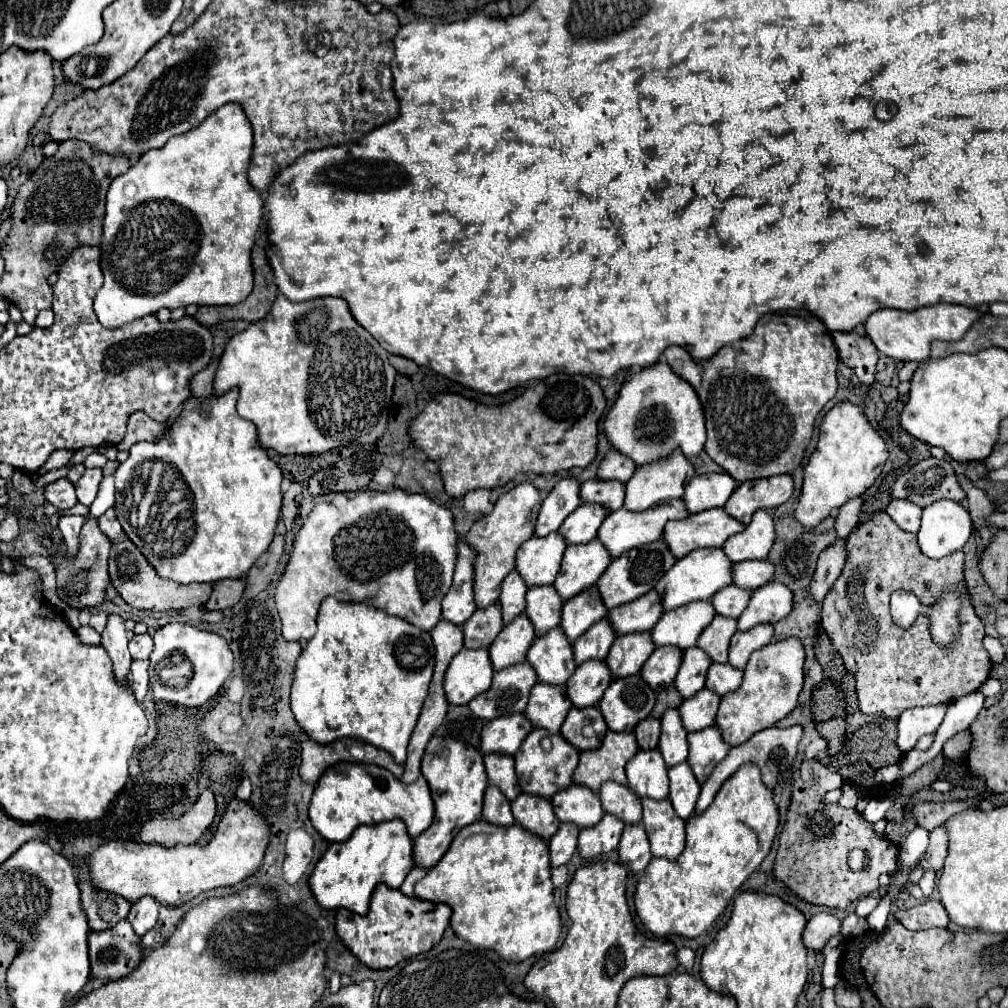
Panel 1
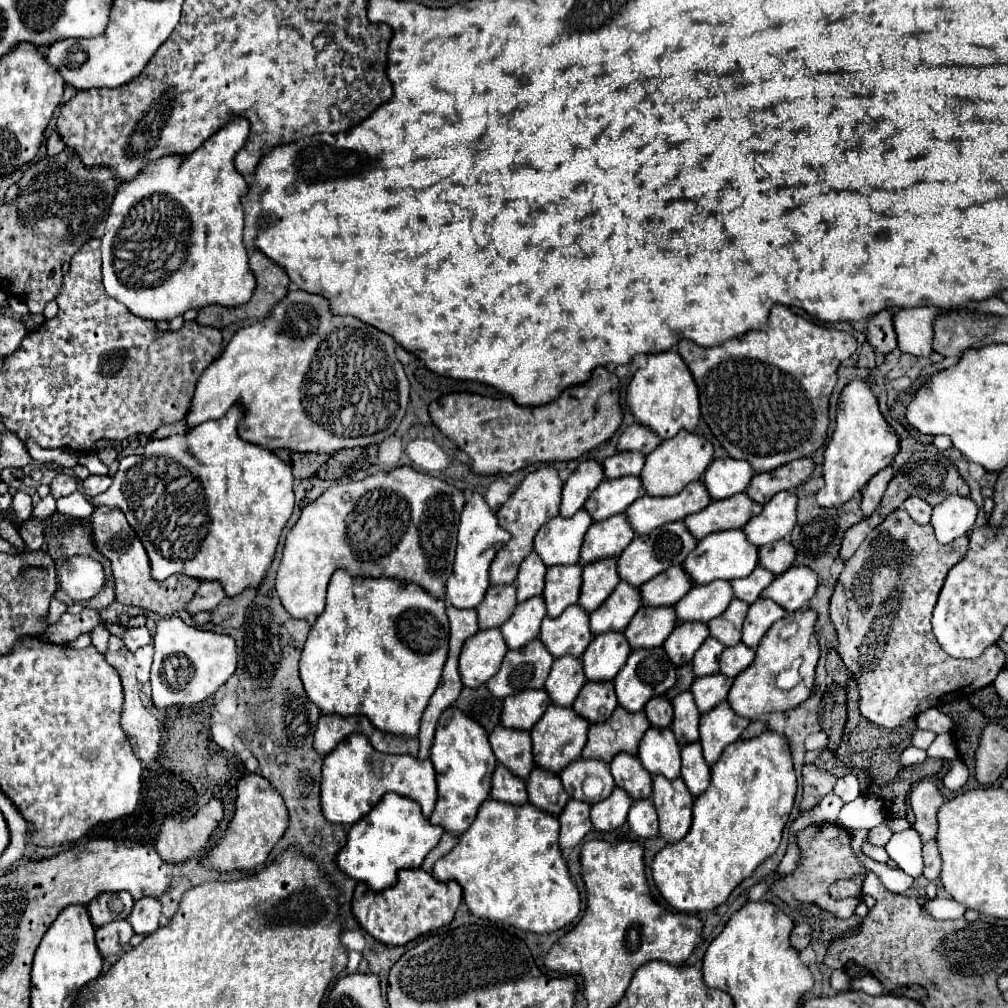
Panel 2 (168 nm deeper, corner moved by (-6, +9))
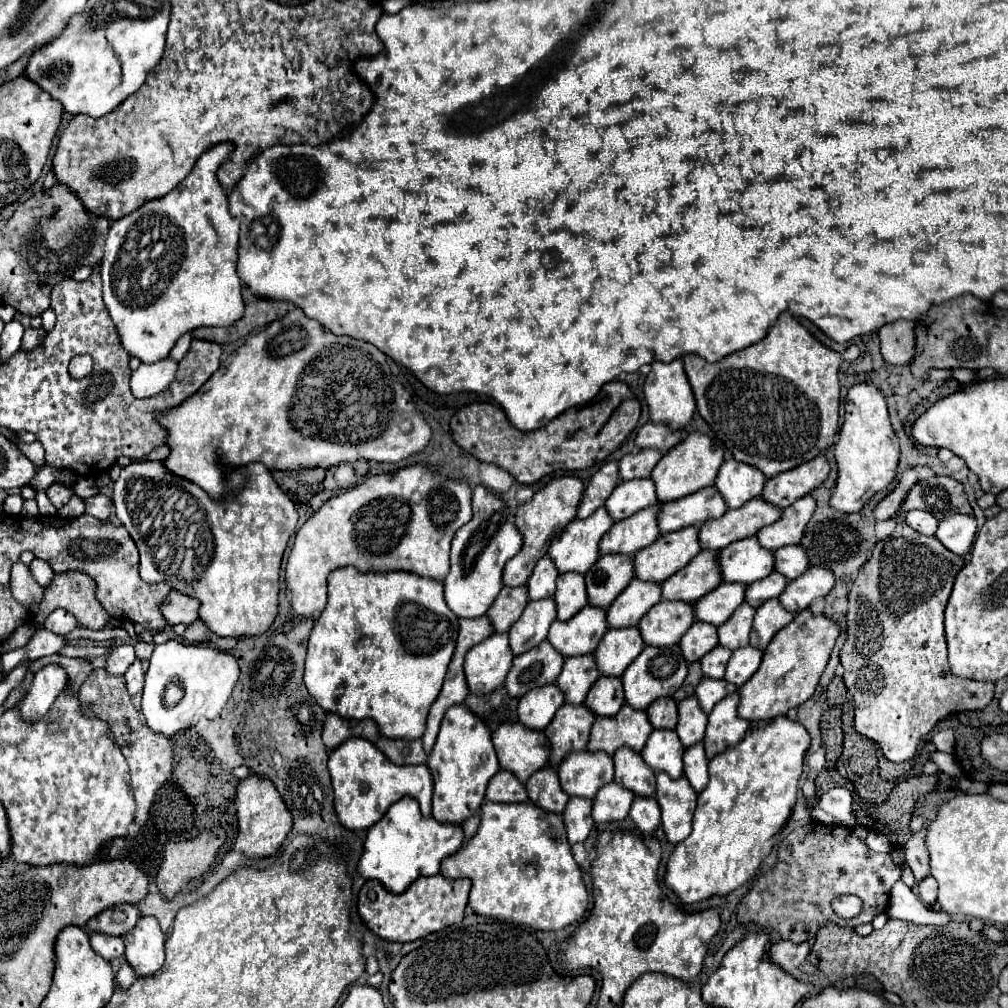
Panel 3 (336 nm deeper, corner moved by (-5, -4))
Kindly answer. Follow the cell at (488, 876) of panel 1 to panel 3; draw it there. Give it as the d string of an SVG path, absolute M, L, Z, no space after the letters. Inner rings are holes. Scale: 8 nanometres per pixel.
M482 803L482 821L478 833L454 855L442 861L440 873L444 877L468 877L472 881L470 903L474 913L496 917L512 923L532 925L542 931L556 931L582 919L588 907L588 889L582 879L582 871L574 861L570 843L566 839L564 821L558 813L548 813L534 803Z

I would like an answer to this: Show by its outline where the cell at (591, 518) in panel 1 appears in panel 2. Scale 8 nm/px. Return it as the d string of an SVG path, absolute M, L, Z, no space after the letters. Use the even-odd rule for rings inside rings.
M617 478L615 482L603 480L597 490L585 502L585 510L589 512L593 522L607 520L615 514L621 514L631 502L643 496L643 486L639 478Z

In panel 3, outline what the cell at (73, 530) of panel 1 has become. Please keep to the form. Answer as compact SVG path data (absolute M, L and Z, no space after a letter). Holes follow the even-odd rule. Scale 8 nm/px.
M134 461L128 467L122 467L122 473L114 483L112 501L116 517L128 529L140 551L140 575L144 581L164 581L174 591L196 597L200 601L200 619L216 635L256 637L266 633L278 617L280 565L288 541L296 529L298 511L262 463L250 463L242 469L228 471L228 487L230 495L226 497L226 501L214 501L198 485L168 473L162 467L162 461ZM238 485L244 485L244 489L234 495L232 489L236 489ZM174 491L184 491L188 495L184 511L176 511L174 505L168 501Z

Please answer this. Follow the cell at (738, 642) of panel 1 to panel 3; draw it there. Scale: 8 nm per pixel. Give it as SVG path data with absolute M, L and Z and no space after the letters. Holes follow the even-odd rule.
M770 599L756 609L754 627L750 633L750 645L764 649L772 637L794 619L794 613L786 611L778 599Z

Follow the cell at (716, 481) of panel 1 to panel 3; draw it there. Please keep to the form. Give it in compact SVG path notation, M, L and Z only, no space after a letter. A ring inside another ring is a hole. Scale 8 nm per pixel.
M728 459L718 473L716 487L722 493L726 505L730 509L742 507L746 501L762 495L766 477L762 471L748 463L740 463L736 459Z

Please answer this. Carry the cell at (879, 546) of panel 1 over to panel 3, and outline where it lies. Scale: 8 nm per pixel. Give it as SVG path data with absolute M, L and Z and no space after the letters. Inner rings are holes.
M900 525L890 537L886 537L886 539L876 543L872 557L862 567L862 571L858 571L858 577L852 583L852 589L850 589L850 595L848 595L848 639L846 639L844 647L842 647L842 651L840 651L840 663L846 669L844 671L846 689L848 689L848 693L854 699L854 729L860 735L876 741L882 747L886 759L890 759L894 763L902 763L902 761L912 759L916 755L916 749L918 749L922 737L926 733L930 733L932 727L938 721L946 719L952 713L982 711L992 701L994 683L972 683L972 681L966 681L966 679L954 679L954 675L950 673L950 665L948 665L948 651L946 651L946 637L944 637L944 607L948 603L948 597L950 597L950 591L952 591L952 583L954 583L954 579L956 579L956 575L958 575L958 571L962 567L964 567L964 557L954 555L952 551L948 551L936 537L926 537L926 535L914 531L908 525Z

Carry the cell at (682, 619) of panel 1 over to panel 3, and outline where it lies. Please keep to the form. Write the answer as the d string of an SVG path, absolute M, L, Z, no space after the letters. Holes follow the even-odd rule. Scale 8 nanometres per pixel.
M722 583L714 591L698 599L698 603L694 605L696 619L720 627L744 601L744 593L746 593L744 583Z

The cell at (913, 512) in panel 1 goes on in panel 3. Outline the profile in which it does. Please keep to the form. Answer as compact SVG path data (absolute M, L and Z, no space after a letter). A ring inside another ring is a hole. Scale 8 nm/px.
M920 509L908 511L906 513L906 523L922 535L934 535L936 527L938 527L938 521L934 519L934 515L928 513L928 511L920 511Z

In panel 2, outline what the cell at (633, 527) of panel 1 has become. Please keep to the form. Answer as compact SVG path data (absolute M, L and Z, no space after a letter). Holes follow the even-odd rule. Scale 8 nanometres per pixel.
M691 482L683 494L675 498L647 498L641 496L623 512L635 534L649 534L653 528L659 528L669 522L683 520L687 514L703 510L711 498L707 498L707 488L703 482Z

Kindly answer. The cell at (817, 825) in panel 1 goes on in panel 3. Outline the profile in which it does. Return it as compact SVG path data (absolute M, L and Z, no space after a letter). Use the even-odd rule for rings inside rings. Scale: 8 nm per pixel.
M842 895L833 900L832 908L839 917L852 919L862 911L862 901L857 896Z

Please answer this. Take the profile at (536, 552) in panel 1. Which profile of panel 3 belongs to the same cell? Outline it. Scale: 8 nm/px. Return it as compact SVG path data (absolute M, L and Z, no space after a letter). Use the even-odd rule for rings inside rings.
M600 507L588 519L574 519L566 525L562 535L552 541L548 555L554 559L560 573L586 573L600 557L598 543L602 535L614 525L606 507Z

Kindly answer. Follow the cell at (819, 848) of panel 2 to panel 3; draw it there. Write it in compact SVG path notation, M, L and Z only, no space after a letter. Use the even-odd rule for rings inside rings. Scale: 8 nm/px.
M808 823L804 827L794 829L790 835L786 835L778 845L778 861L774 869L762 873L754 879L750 891L742 897L742 901L736 907L738 923L756 923L760 927L770 927L780 933L780 939L792 941L792 943L804 943L812 939L820 927L824 927L826 921L832 921L840 927L854 929L860 923L872 923L872 919L880 913L886 913L890 905L890 889L896 881L900 881L902 869L892 861L890 853L874 853L870 851L854 833L854 829L844 825L822 825L822 823ZM838 895L858 895L864 901L864 909L854 919L840 919L832 911L832 899Z

